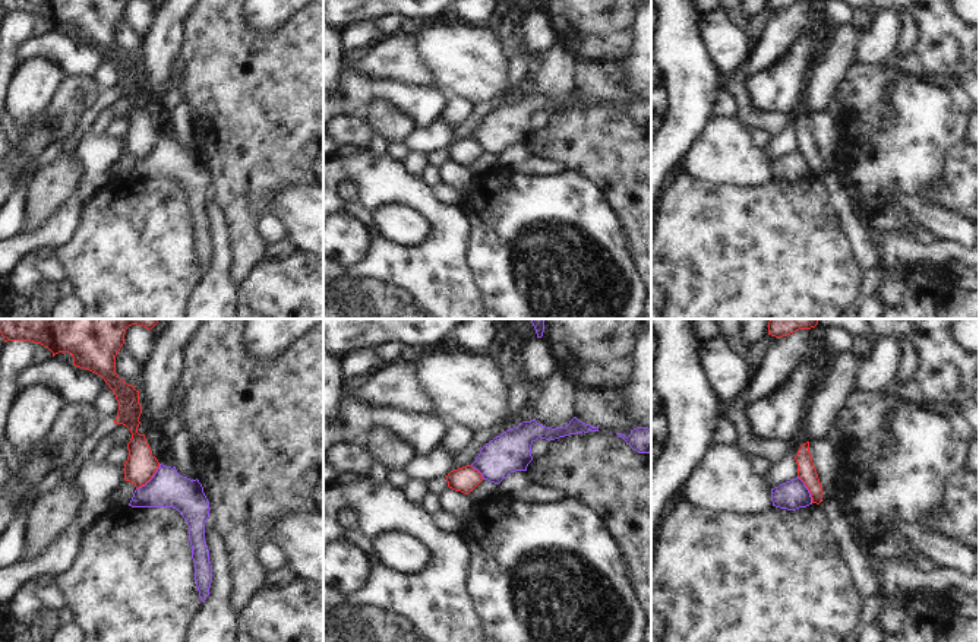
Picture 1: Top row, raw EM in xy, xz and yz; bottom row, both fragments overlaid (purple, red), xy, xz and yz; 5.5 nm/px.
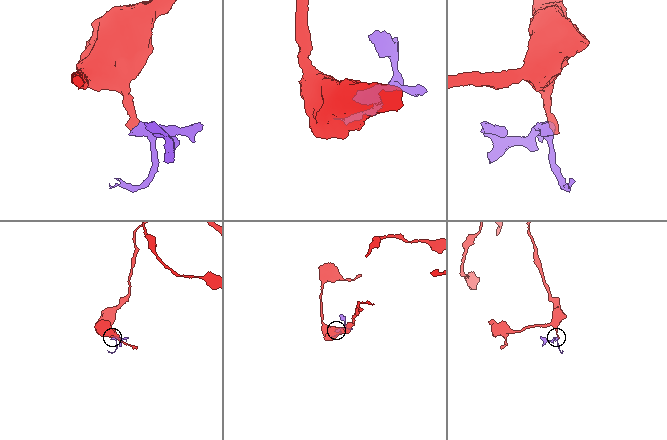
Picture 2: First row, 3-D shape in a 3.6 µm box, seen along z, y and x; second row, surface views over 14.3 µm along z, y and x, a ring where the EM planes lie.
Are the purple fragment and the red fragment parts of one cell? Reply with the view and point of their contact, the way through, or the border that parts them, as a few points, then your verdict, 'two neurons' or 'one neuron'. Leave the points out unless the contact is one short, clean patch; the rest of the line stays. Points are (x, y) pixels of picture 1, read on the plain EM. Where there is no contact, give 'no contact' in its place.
meets purple in xy at (151, 151); border along xy (160, 136), (157, 144), (136, 161); two neurons

